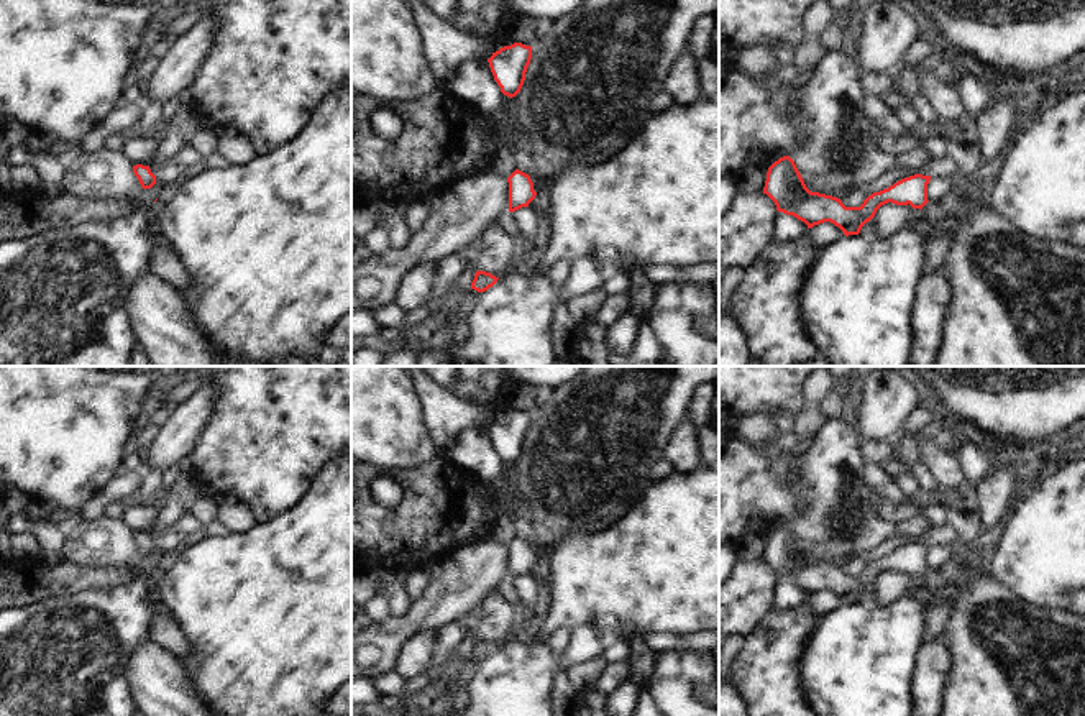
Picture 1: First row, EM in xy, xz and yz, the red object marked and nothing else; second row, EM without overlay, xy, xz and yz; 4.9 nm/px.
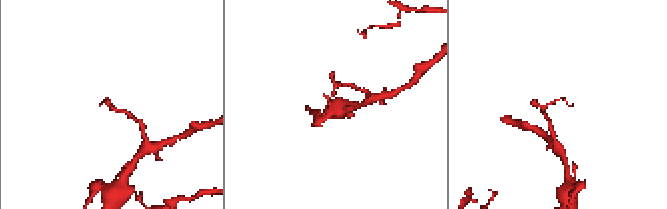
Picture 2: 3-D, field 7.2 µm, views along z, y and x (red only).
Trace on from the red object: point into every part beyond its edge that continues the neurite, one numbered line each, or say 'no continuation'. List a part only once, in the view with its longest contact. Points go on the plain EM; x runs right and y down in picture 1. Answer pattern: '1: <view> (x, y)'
no continuation

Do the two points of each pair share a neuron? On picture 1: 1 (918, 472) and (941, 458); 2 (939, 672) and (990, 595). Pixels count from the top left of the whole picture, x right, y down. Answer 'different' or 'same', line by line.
1: different
2: different

